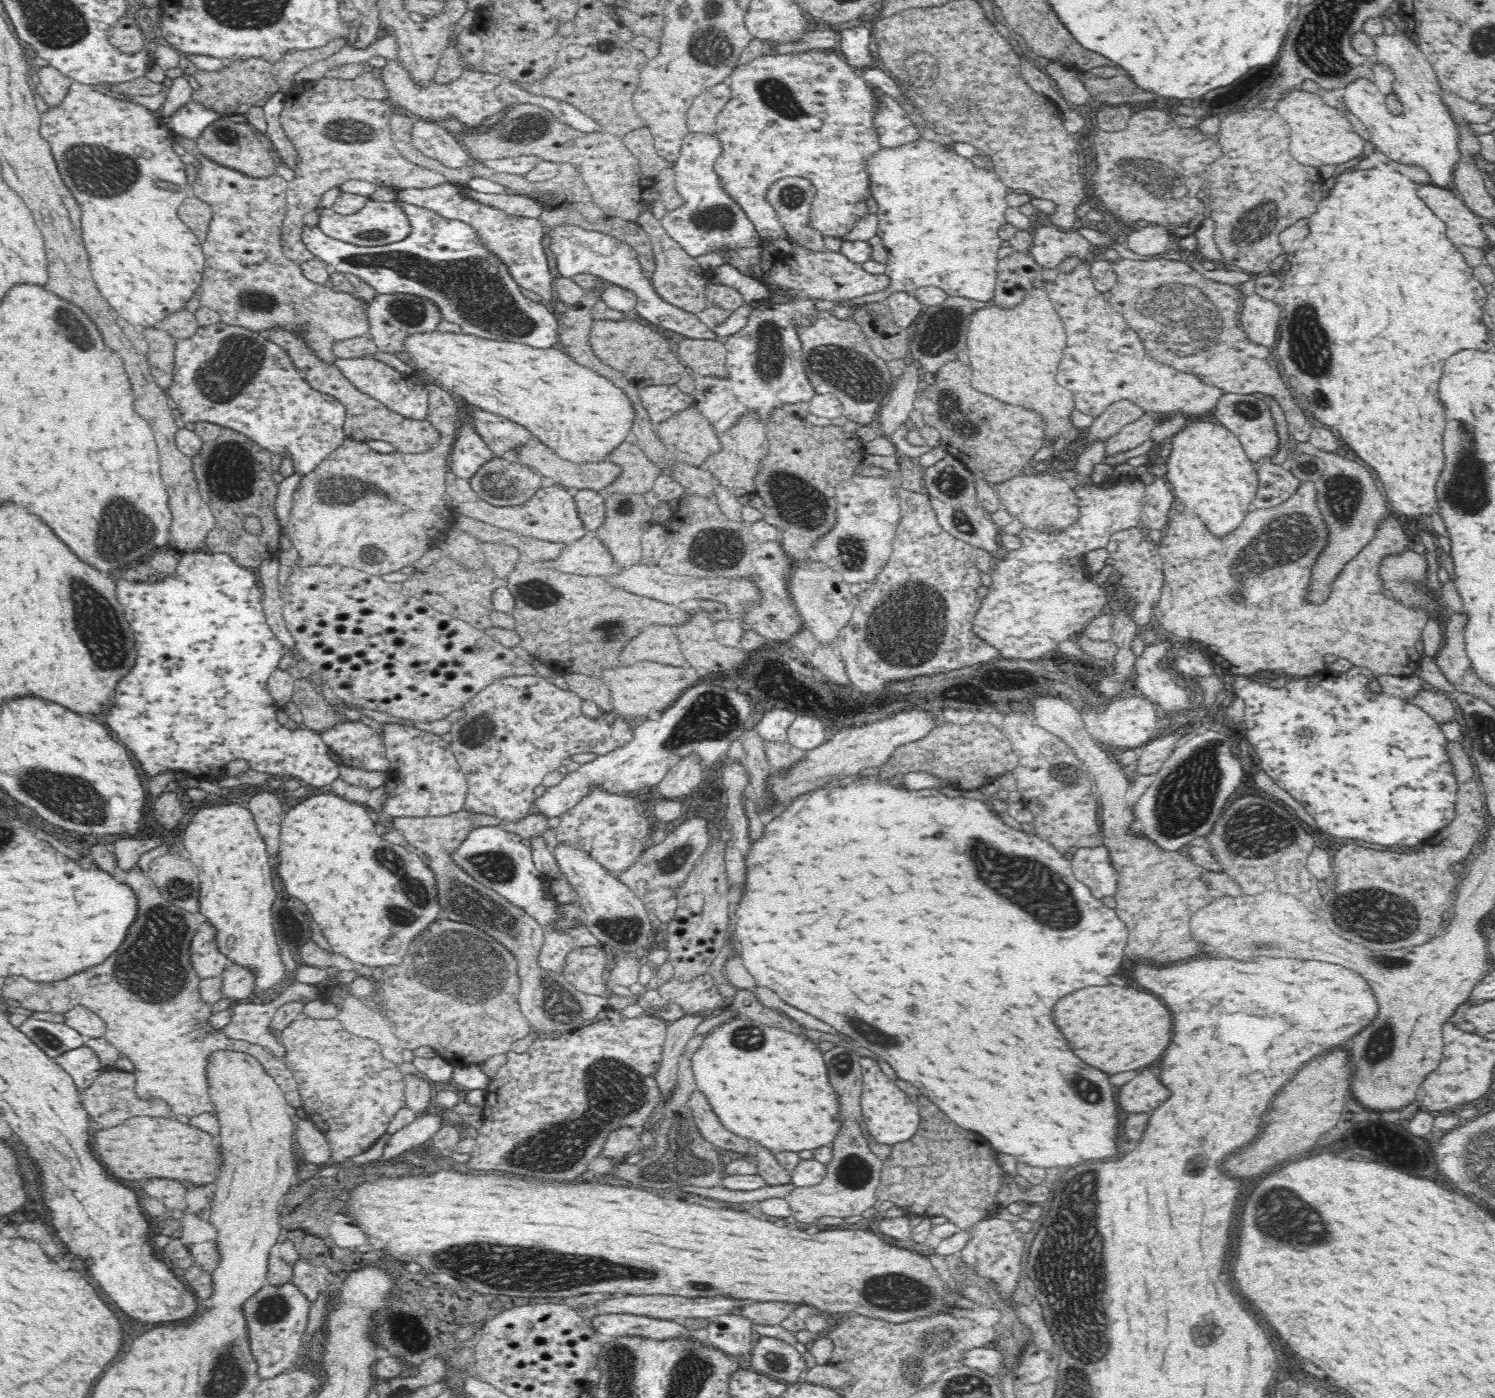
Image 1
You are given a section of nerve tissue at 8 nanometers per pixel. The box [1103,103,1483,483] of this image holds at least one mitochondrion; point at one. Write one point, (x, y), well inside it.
(1181, 319)

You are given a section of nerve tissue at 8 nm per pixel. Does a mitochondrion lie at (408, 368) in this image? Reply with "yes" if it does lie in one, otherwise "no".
no

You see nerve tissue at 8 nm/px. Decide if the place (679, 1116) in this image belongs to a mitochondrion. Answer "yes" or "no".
no

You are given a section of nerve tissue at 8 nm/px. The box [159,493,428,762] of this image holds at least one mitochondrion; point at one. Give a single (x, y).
(370, 553)

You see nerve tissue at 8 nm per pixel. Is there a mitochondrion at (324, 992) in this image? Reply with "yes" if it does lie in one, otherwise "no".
no

